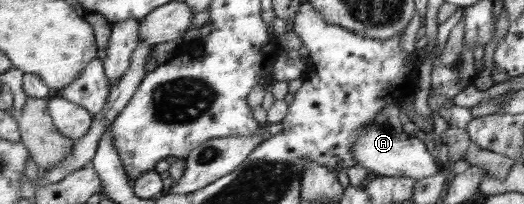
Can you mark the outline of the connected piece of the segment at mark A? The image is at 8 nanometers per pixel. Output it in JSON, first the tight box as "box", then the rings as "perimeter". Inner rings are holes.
{"box":[353,103,439,181],"perimeter":[[[395,103],[386,107],[373,124],[363,130],[363,134],[353,144],[353,157],[359,166],[368,169],[372,175],[410,177],[415,181],[434,176],[439,171],[438,164],[432,162],[434,156],[426,150],[418,137],[406,138],[408,134],[404,134],[402,122],[398,118],[398,105]]]}

